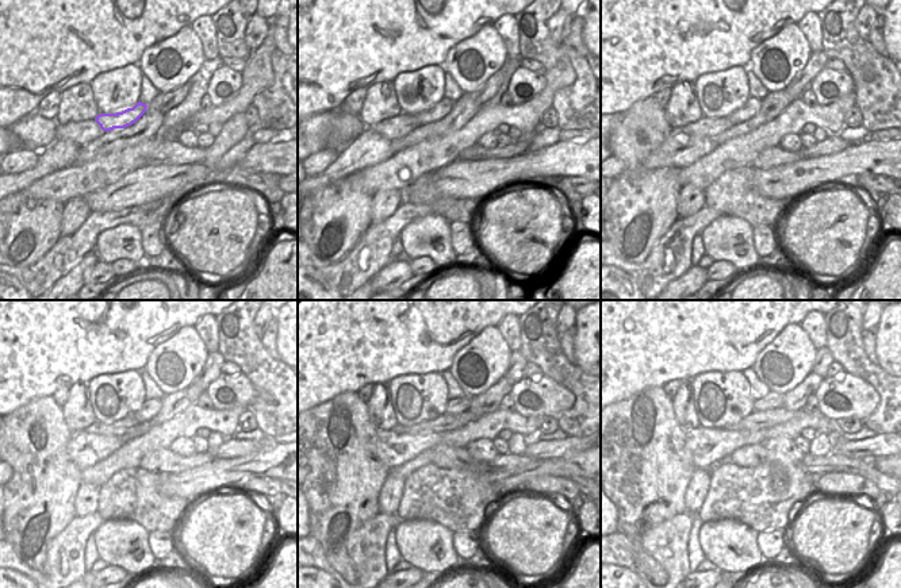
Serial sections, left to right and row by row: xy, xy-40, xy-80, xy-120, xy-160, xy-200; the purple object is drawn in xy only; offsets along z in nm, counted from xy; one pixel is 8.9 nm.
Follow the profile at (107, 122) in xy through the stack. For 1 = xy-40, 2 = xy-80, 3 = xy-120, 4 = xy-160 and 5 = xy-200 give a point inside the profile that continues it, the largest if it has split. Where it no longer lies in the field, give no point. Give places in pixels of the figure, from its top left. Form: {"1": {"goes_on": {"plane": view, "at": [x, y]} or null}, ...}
{"1": {"goes_on": {"plane": "xy-40", "at": [444, 107]}}, "2": {"goes_on": {"plane": "xy-80", "at": [751, 107]}}, "3": {"goes_on": {"plane": "xy-120", "at": [149, 408]}}, "4": {"goes_on": {"plane": "xy-160", "at": [455, 406]}}, "5": {"goes_on": {"plane": "xy-200", "at": [773, 400]}}}

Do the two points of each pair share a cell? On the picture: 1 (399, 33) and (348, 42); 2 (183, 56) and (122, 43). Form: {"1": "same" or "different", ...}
{"1": "same", "2": "different"}

